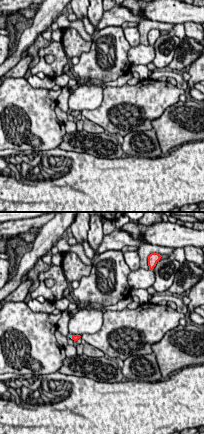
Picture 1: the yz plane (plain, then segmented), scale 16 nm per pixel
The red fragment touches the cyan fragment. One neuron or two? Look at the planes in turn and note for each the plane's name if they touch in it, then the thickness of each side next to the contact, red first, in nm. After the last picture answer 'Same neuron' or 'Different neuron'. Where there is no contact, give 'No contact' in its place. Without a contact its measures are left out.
Touches red in yz. Thickness 100 nm (red) against 50 nm

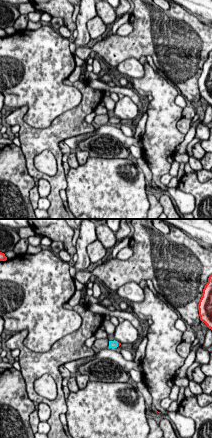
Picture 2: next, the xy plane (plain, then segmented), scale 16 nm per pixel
Touches red in xy. Thickness 50 nm (red) against 130 nm

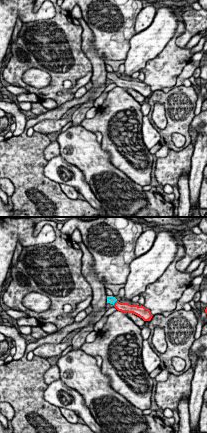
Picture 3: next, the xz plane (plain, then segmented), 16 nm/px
Touches red in xz. Thickness 160 nm (red) against 130 nm

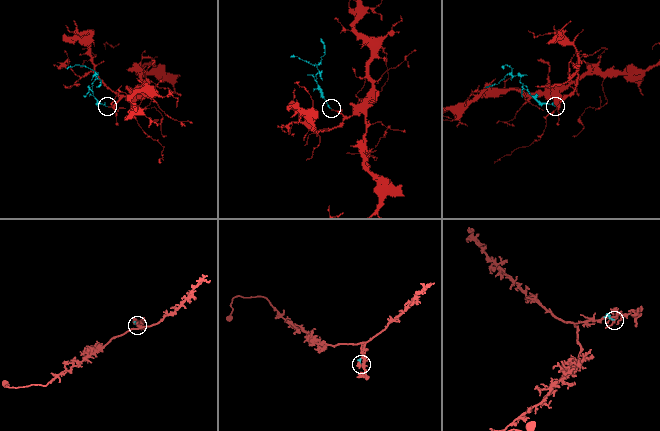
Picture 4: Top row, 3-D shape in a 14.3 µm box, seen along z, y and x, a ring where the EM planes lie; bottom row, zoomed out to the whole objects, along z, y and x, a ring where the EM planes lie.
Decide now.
Same neuron

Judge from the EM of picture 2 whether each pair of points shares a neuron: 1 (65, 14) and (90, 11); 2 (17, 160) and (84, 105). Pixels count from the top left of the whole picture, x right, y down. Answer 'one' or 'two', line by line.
1: two
2: two

